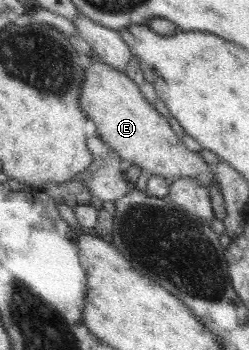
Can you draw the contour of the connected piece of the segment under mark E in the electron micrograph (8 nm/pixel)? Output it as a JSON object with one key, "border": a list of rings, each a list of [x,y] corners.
{"border":[[[93,55],[83,73],[83,82],[79,91],[80,112],[88,118],[90,132],[100,137],[100,140],[120,159],[128,161],[131,166],[151,175],[158,175],[168,181],[182,177],[192,177],[198,185],[209,187],[214,182],[208,165],[200,158],[198,152],[188,151],[181,139],[170,128],[167,120],[159,115],[154,107],[144,99],[137,86],[126,73],[114,69]]]}

